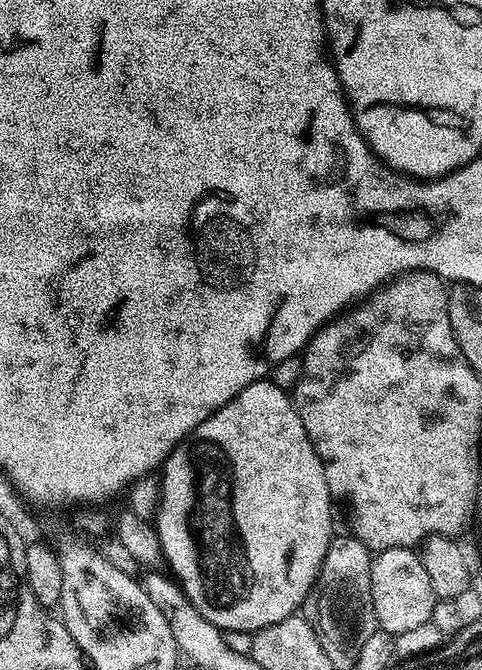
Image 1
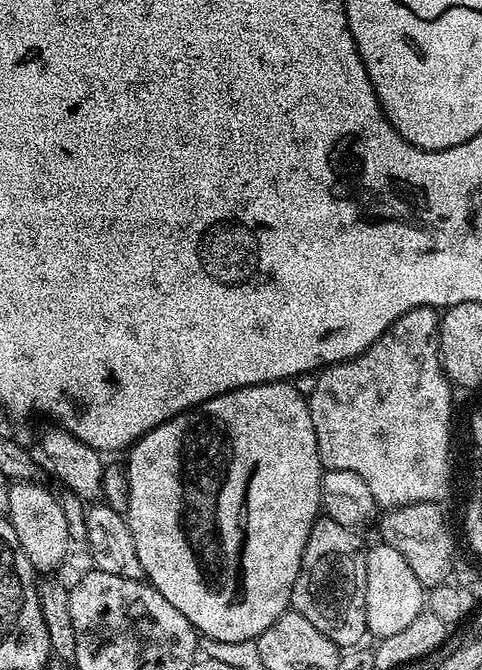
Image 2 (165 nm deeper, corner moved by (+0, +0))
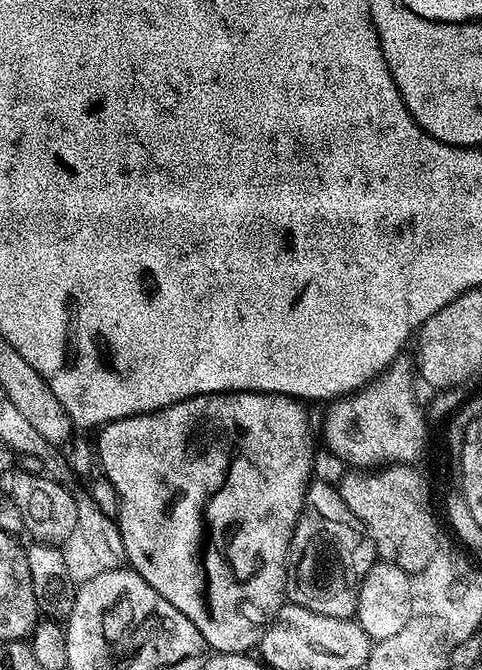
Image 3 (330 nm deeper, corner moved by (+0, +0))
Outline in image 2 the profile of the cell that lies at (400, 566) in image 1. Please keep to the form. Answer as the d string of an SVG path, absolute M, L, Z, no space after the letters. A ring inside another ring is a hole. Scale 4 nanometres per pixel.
M383 542L367 549L366 558L366 626L369 633L377 641L390 638L390 634L399 634L406 630L418 614L426 608L426 589L418 582L418 574L402 558L402 554L394 546Z

